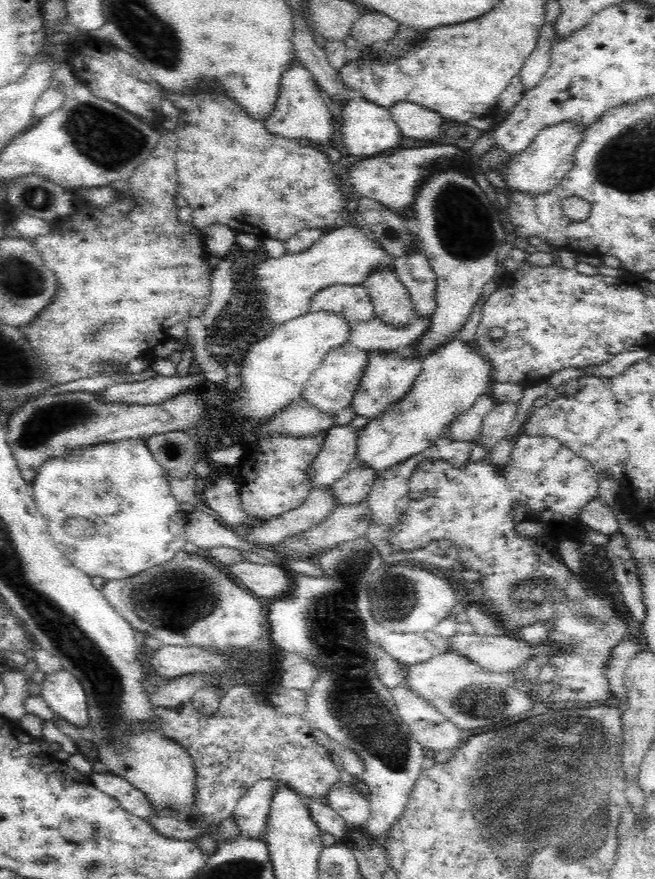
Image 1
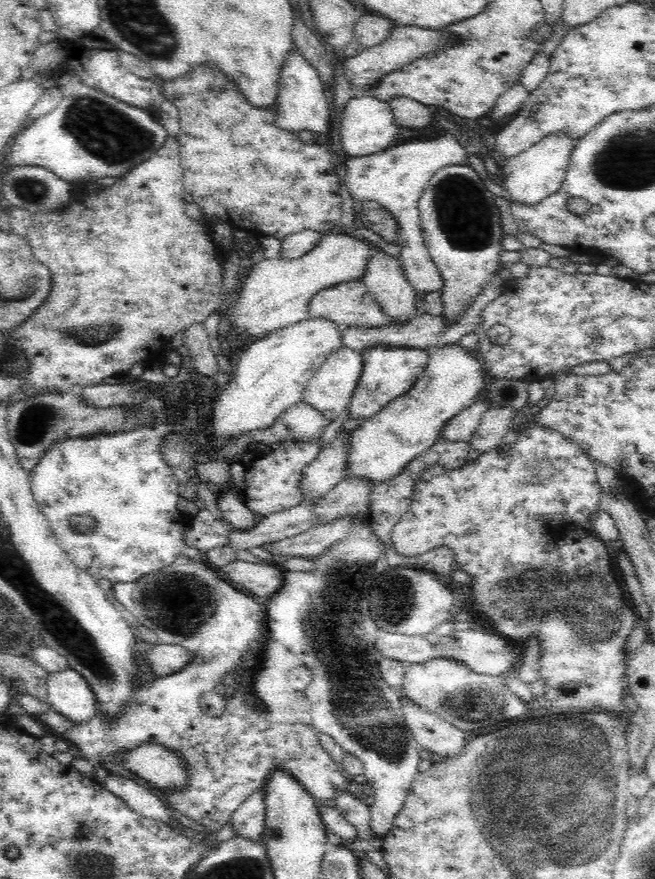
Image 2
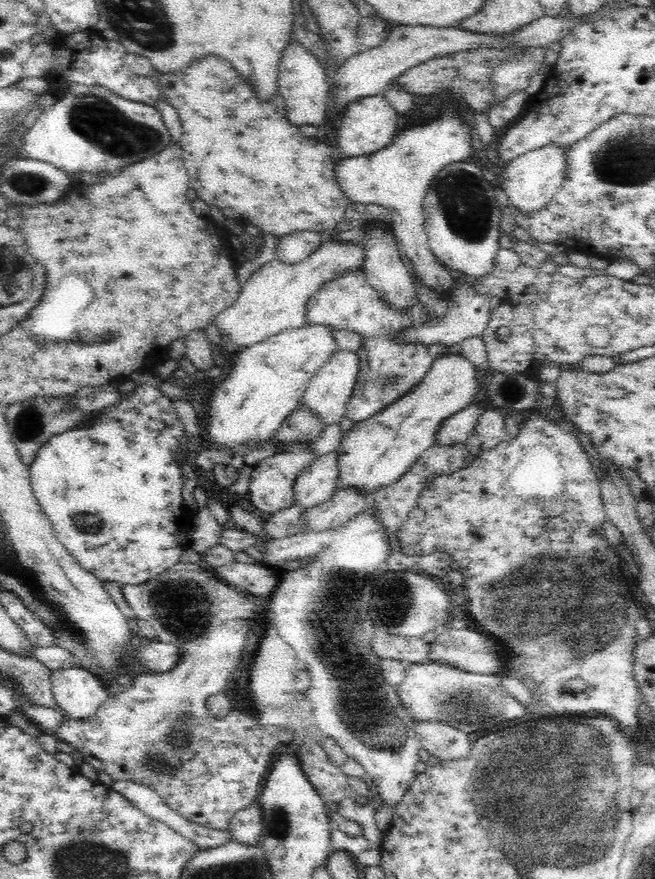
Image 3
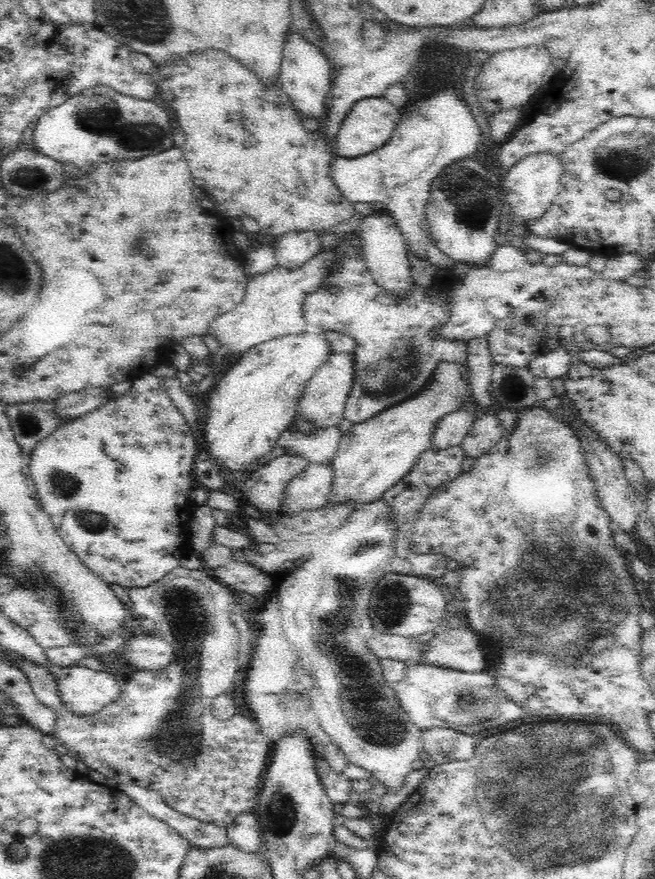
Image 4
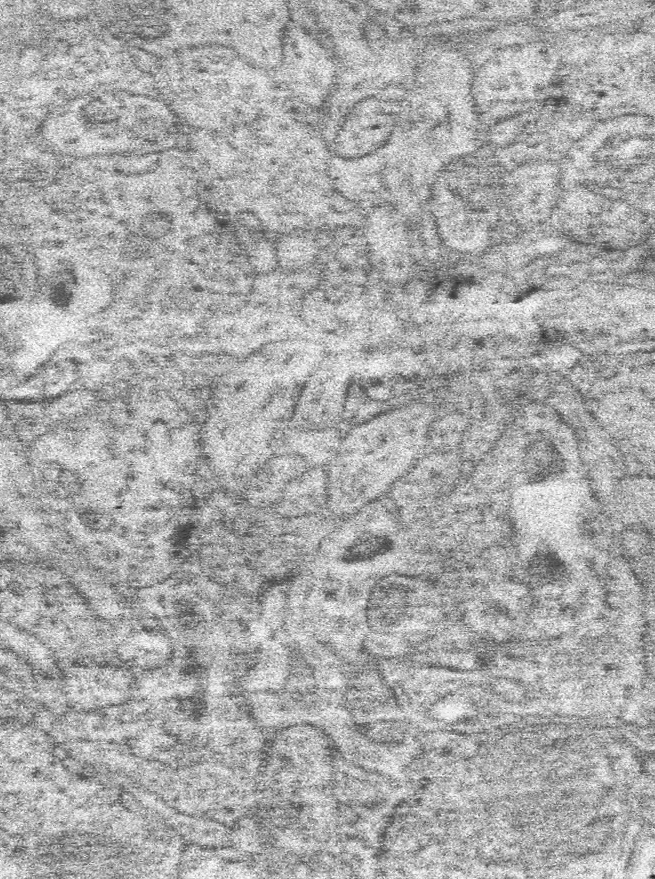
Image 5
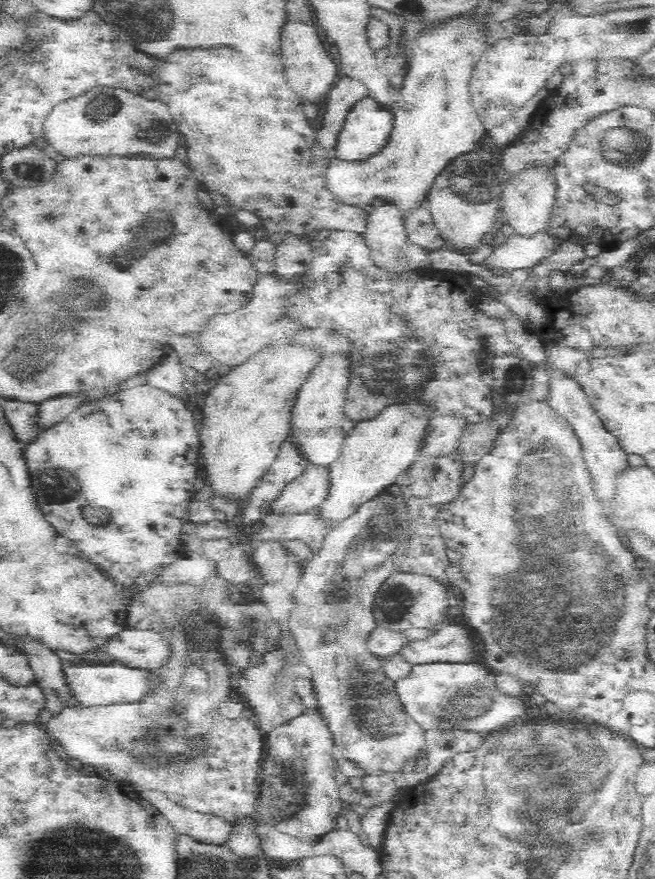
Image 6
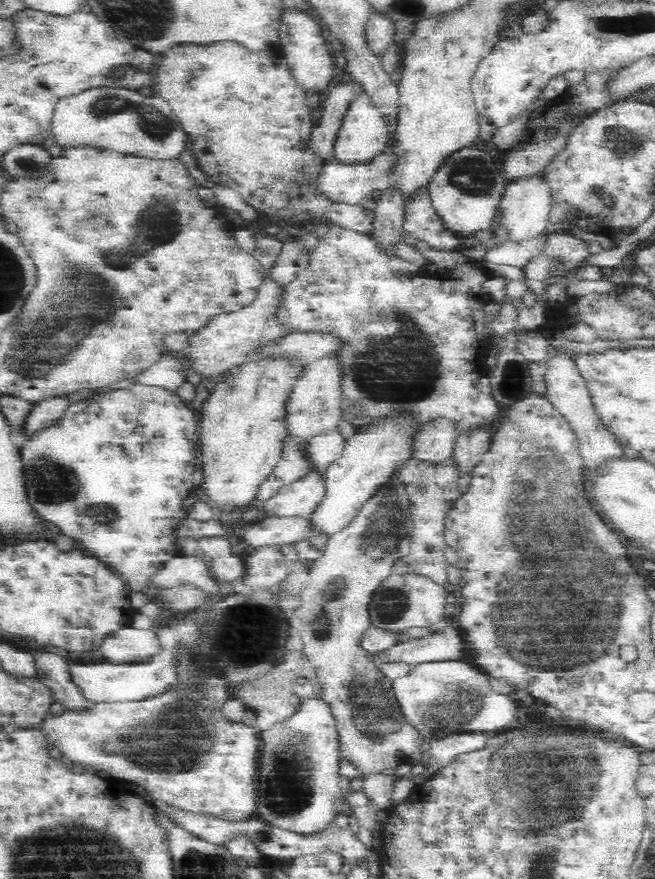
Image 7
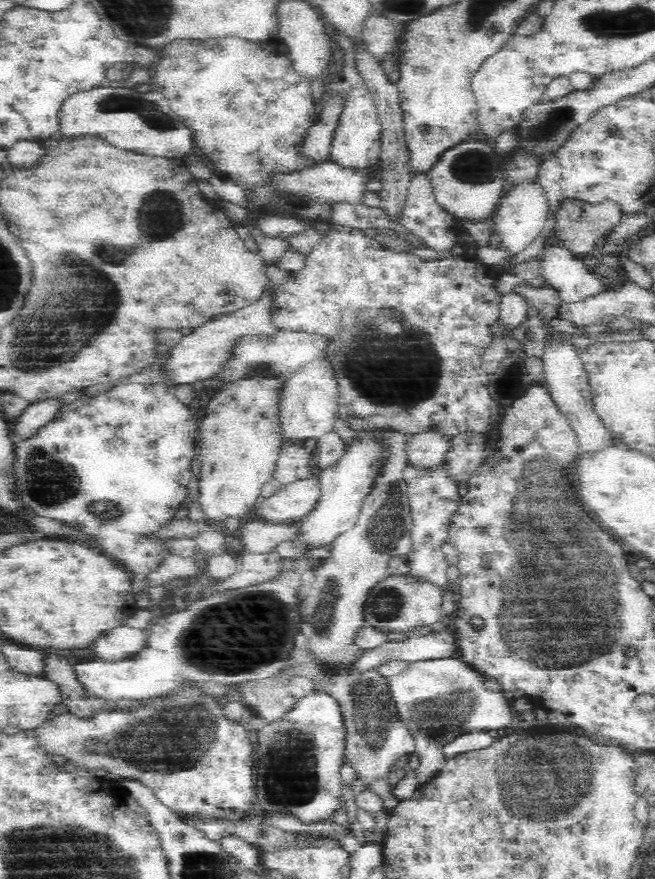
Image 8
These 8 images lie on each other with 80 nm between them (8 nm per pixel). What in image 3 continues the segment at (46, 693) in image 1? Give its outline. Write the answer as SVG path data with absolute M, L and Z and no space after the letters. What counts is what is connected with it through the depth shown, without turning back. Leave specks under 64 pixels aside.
M74 666L53 670L51 679L55 707L62 709L68 717L91 717L110 696L106 681L86 668Z

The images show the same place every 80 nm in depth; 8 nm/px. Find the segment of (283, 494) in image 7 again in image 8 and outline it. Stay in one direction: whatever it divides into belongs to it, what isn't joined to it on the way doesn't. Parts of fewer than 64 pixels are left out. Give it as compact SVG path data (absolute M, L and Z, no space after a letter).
M311 475L305 480L288 484L272 496L260 500L253 517L272 522L301 519L314 510L321 496L320 478Z

